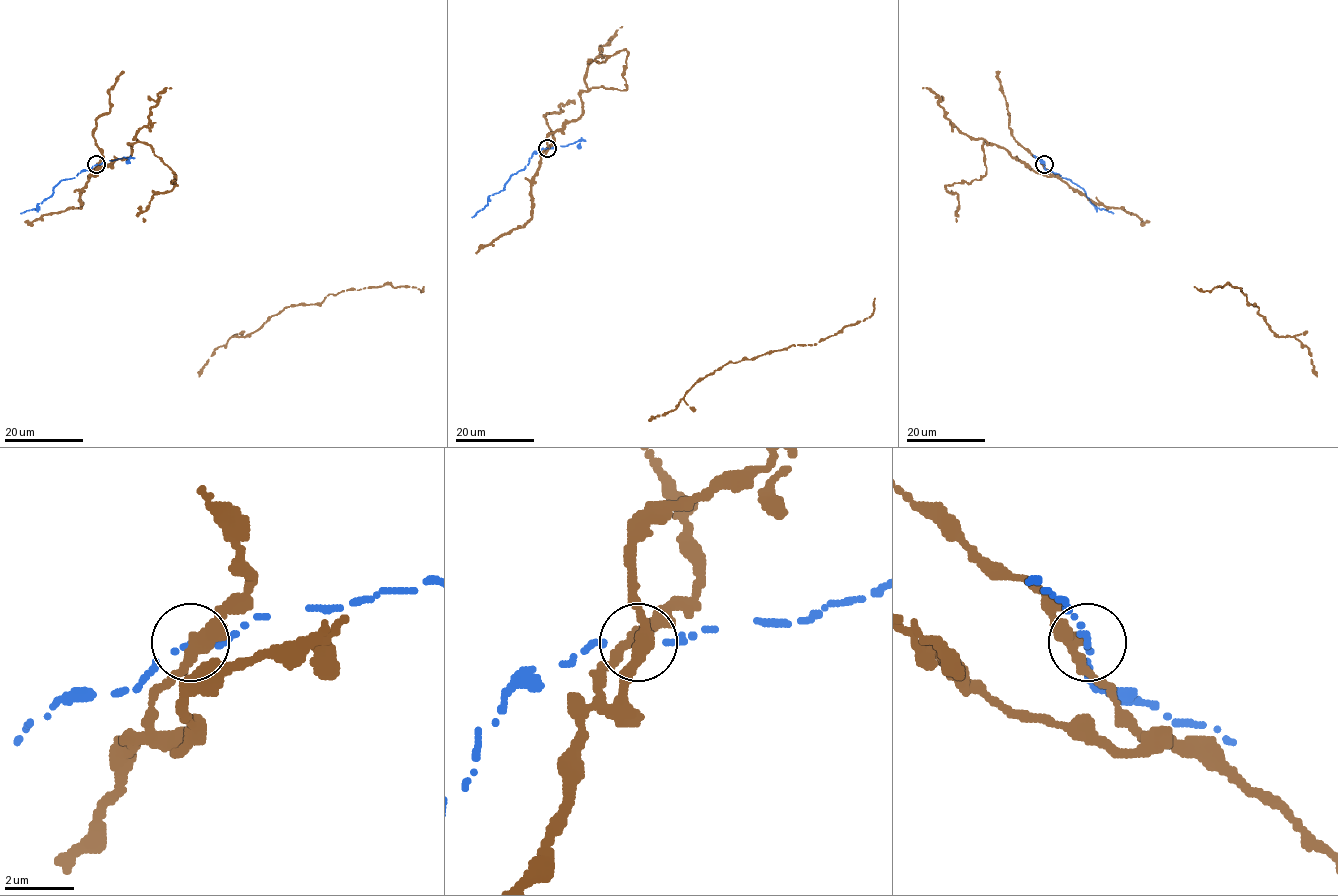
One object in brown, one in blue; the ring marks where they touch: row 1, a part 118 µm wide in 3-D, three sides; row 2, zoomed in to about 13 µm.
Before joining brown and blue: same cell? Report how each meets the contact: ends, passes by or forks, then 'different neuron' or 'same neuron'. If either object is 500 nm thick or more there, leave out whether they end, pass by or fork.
brown passes by; blue passes by; different neuron

